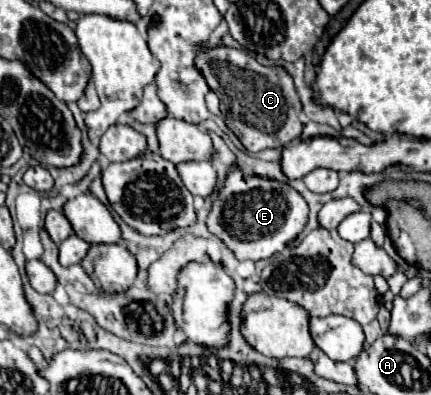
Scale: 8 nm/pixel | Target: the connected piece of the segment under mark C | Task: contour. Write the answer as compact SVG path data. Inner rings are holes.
M204 46L204 50L200 50L200 54L196 56L196 68L204 74L210 90L214 90L220 98L220 110L222 114L226 114L224 122L226 126L238 136L238 140L244 144L246 150L250 152L260 152L266 148L278 148L278 146L286 146L292 140L300 138L302 134L302 122L298 118L302 106L300 106L300 98L296 94L294 82L290 78L290 74L280 68L280 66L262 66L254 56L246 54L244 50L238 48L230 48L230 46Z

